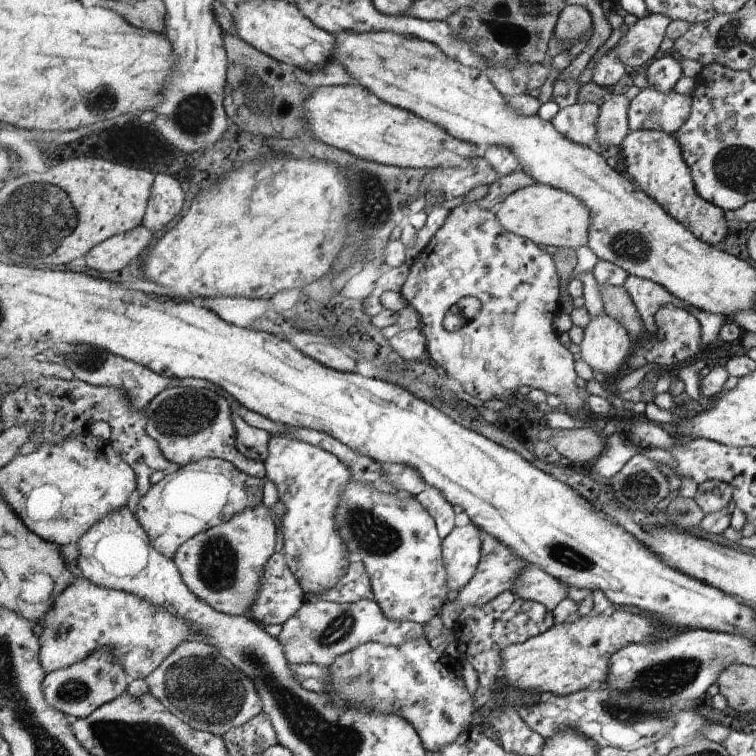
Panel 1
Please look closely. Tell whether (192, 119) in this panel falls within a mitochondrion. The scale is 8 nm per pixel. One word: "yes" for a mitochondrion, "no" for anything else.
yes

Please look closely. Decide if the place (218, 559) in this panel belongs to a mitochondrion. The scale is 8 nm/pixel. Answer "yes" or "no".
yes

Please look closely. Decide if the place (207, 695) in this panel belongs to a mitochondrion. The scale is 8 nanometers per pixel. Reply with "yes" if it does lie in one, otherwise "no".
yes

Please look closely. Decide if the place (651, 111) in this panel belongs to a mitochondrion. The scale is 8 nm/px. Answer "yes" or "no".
yes

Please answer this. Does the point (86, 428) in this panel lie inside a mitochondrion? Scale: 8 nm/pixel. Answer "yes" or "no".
no

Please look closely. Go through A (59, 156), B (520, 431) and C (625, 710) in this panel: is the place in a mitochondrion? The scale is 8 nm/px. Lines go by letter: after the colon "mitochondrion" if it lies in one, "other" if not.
A: other
B: other
C: mitochondrion

